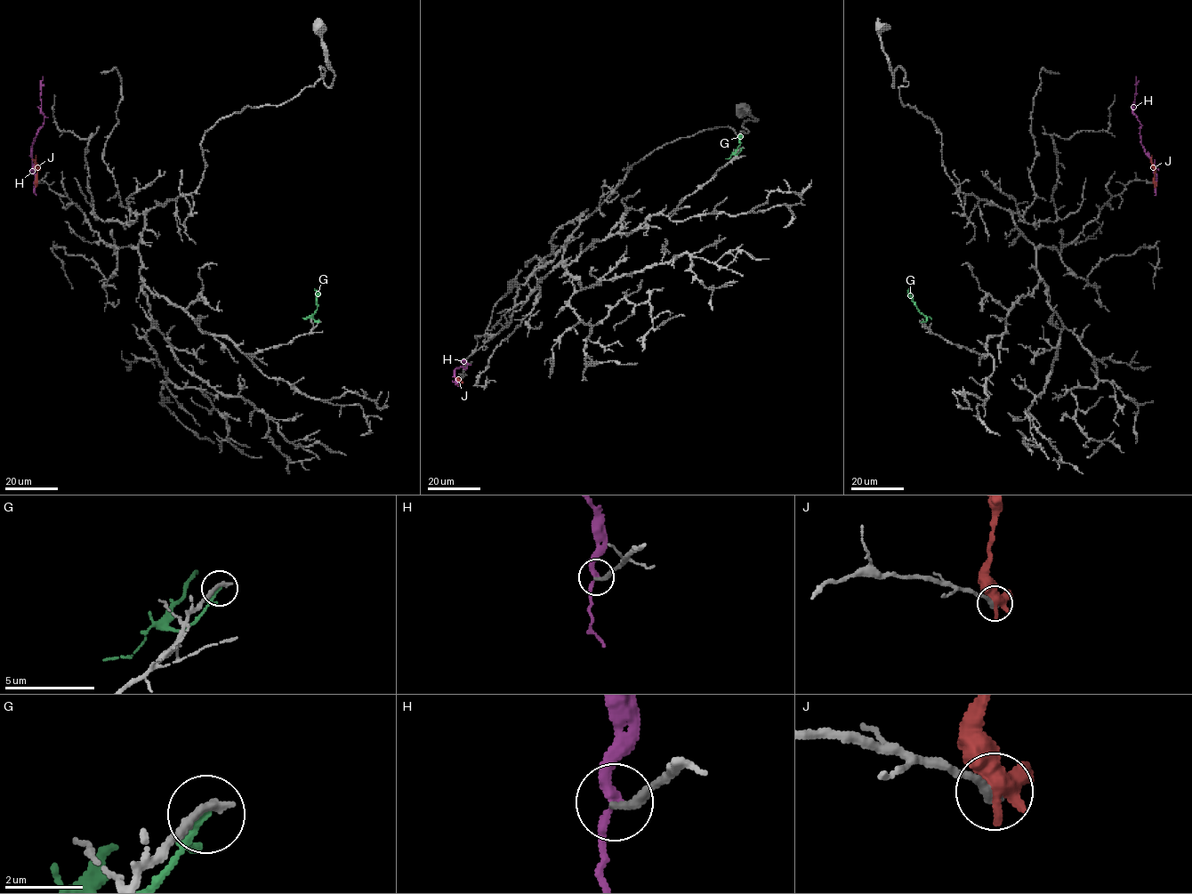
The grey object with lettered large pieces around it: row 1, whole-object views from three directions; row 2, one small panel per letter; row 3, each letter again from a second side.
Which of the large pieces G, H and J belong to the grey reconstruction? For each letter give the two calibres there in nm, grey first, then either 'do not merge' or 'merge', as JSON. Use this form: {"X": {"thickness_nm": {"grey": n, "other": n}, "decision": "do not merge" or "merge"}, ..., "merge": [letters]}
{"G": {"thickness_nm": {"grey": 320, "other": 150}, "decision": "do not merge"}, "H": {"thickness_nm": {"grey": 220, "other": 280}, "decision": "merge"}, "J": {"thickness_nm": {"grey": 280, "other": 800}, "decision": "do not merge"}, "merge": ["H"]}

